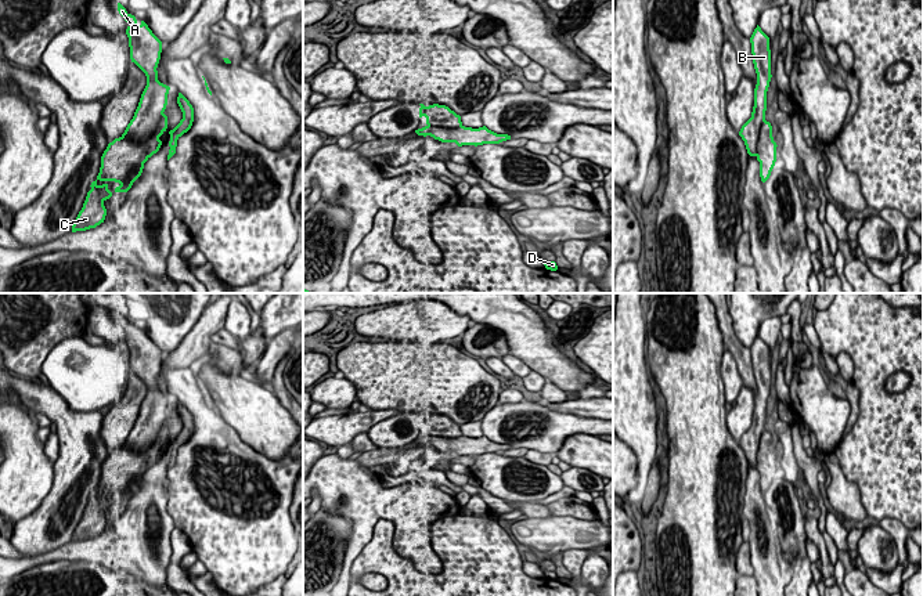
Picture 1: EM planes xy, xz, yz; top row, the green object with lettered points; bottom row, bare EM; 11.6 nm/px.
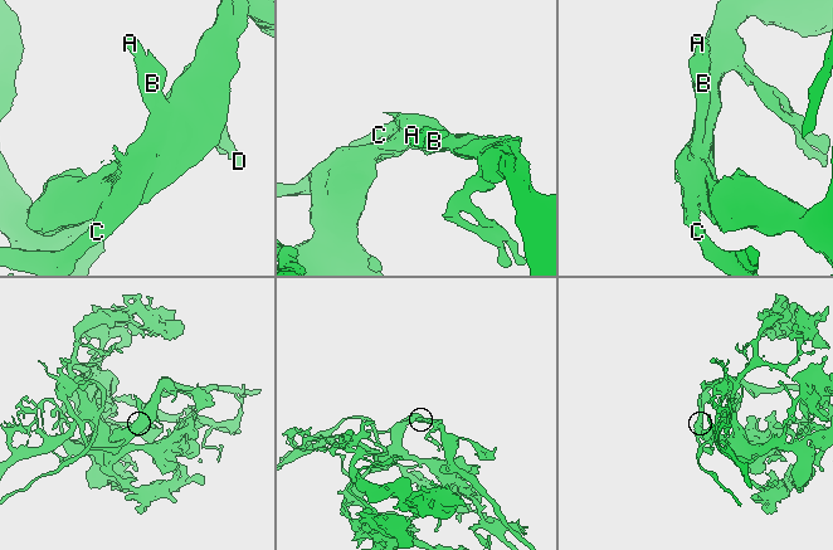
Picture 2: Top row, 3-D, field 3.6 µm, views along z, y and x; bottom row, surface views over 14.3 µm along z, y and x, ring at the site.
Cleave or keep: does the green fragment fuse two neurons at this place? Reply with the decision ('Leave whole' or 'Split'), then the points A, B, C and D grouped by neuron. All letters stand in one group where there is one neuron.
Split. Groups: A B C / D

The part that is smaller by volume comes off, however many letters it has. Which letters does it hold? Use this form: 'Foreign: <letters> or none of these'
Foreign: A, B, C

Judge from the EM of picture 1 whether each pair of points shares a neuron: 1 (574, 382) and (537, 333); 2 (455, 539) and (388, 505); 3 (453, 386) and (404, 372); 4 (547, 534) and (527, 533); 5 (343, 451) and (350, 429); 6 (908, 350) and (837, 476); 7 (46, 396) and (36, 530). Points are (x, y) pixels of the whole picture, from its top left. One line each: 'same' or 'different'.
1: same
2: different
3: same
4: same
5: different
6: different
7: same

